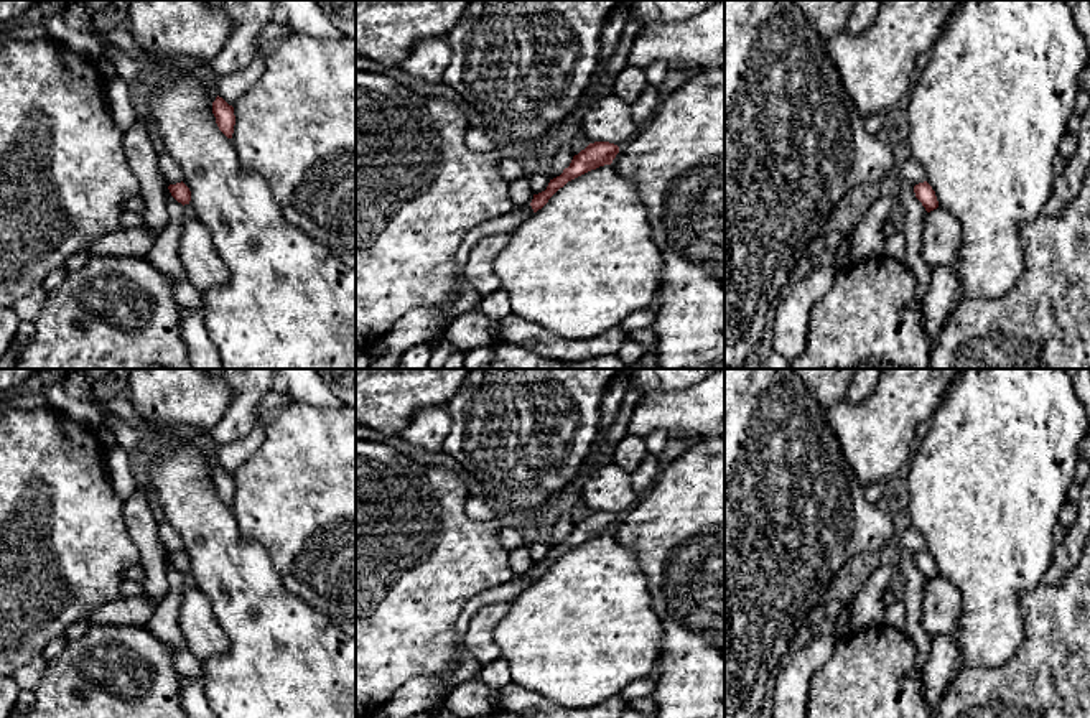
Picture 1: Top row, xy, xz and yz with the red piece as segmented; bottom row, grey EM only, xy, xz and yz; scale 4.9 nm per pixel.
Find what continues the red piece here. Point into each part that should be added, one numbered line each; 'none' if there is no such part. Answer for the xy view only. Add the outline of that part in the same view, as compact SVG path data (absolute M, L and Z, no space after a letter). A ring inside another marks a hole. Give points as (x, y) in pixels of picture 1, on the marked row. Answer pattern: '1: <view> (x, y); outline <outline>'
none

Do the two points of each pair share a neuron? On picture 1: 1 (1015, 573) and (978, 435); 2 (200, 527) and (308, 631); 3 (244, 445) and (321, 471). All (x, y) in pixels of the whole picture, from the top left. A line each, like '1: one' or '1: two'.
1: one
2: one
3: two

